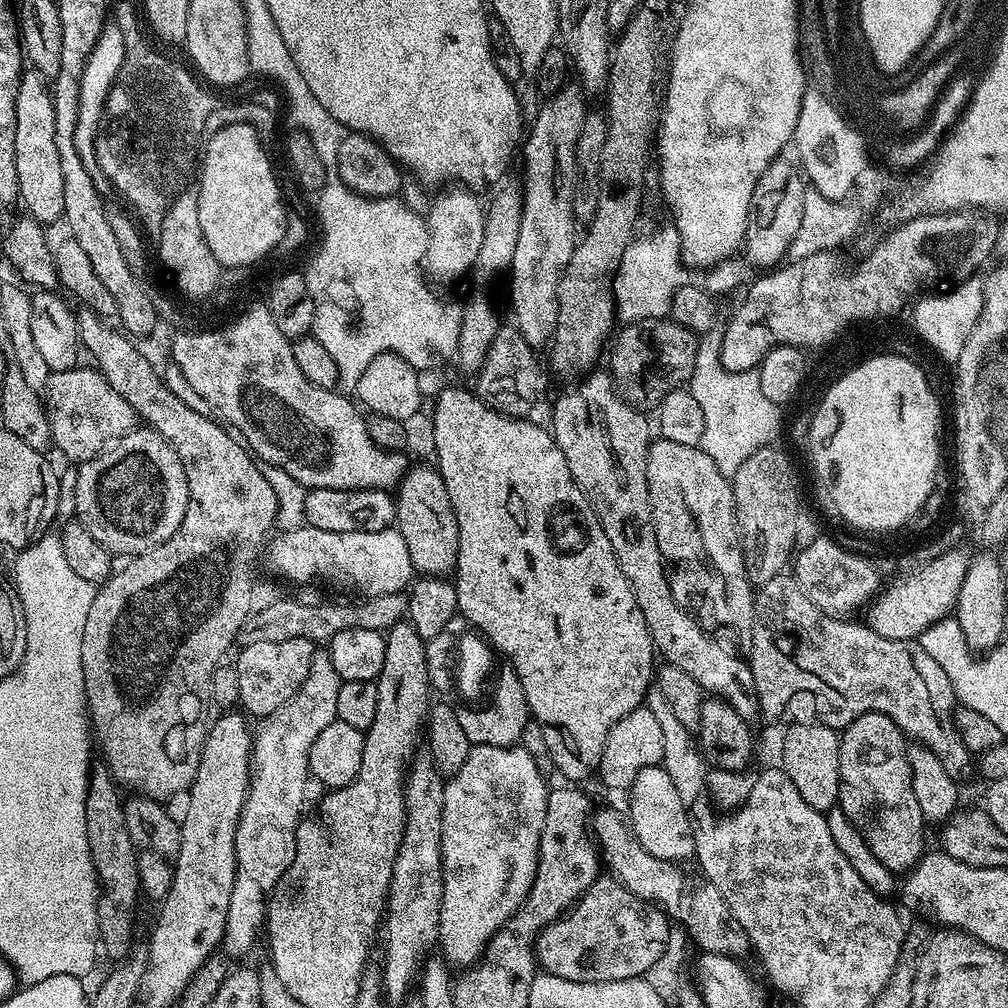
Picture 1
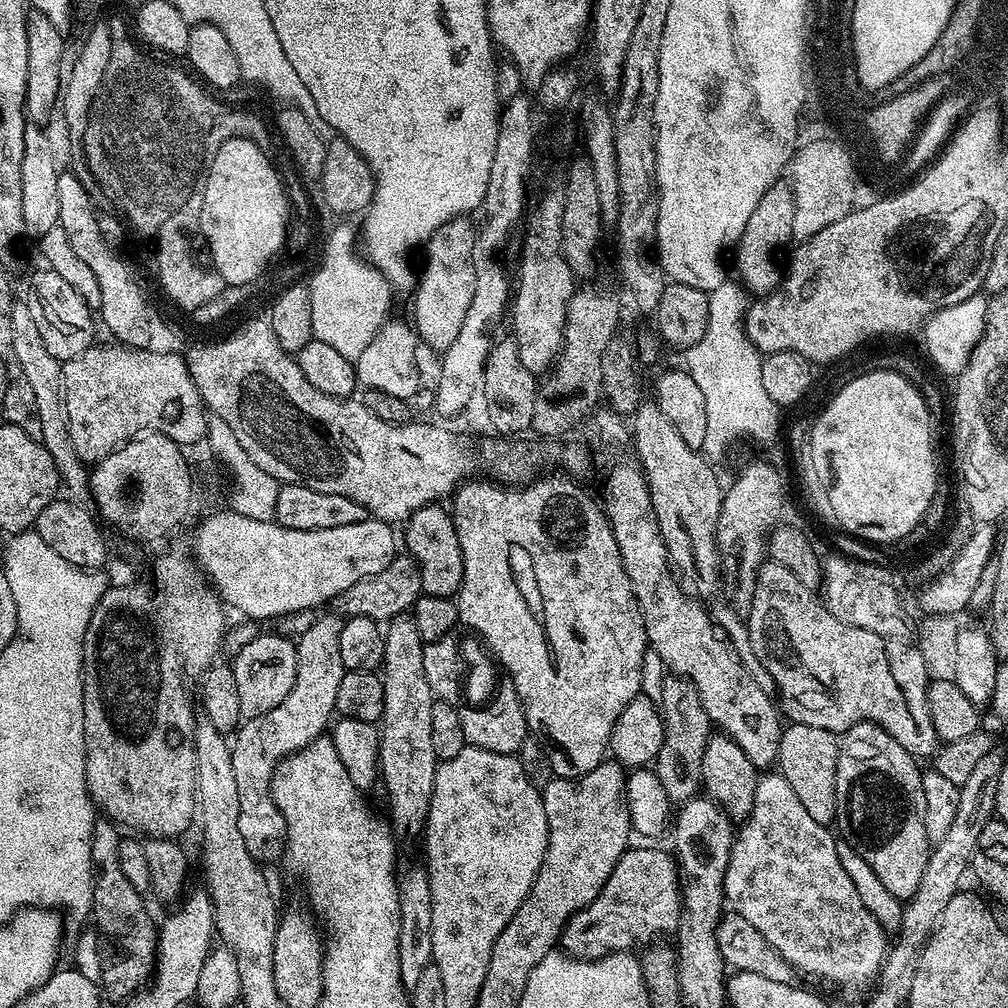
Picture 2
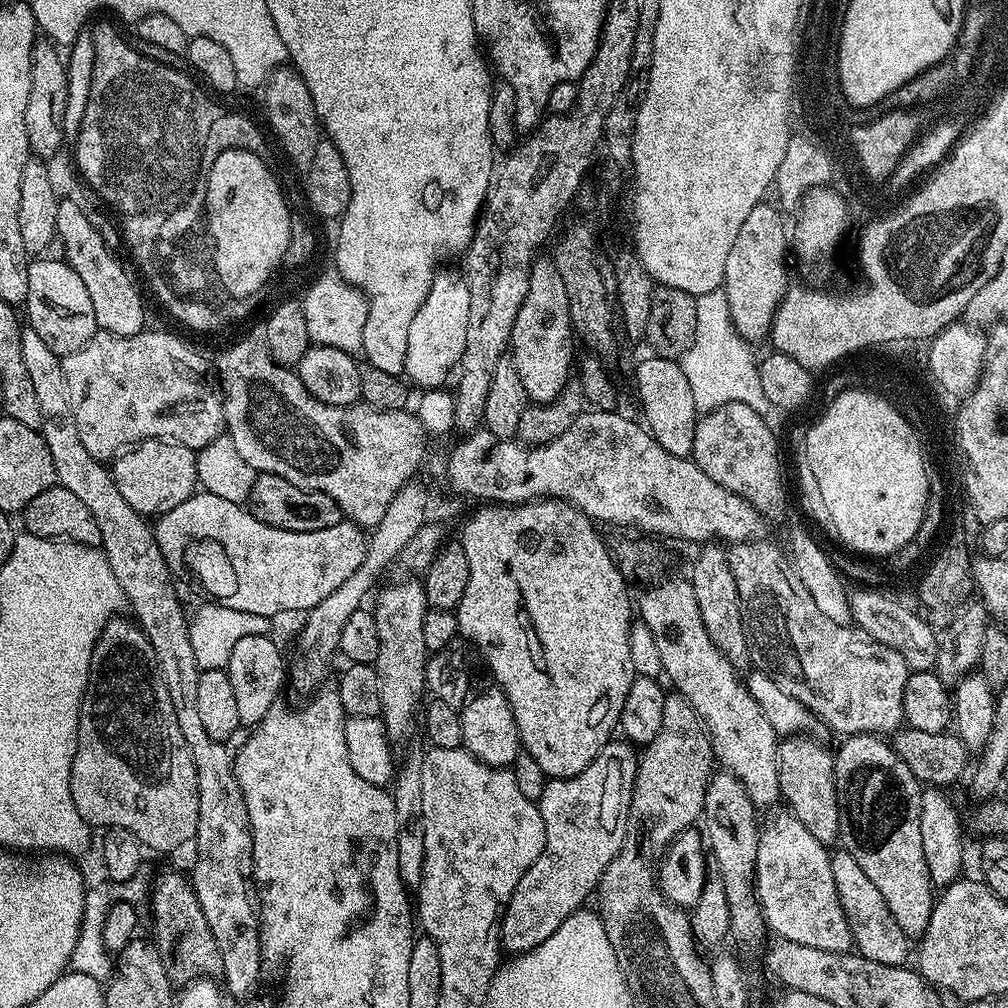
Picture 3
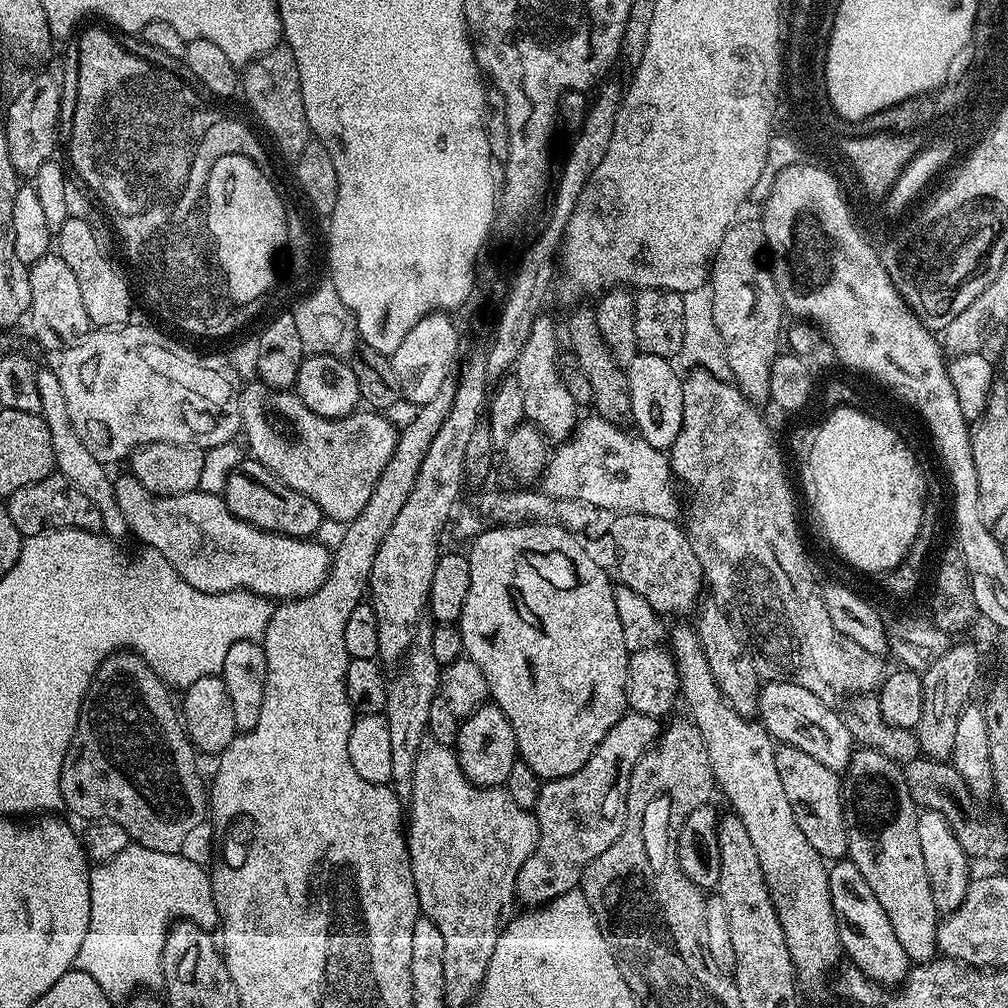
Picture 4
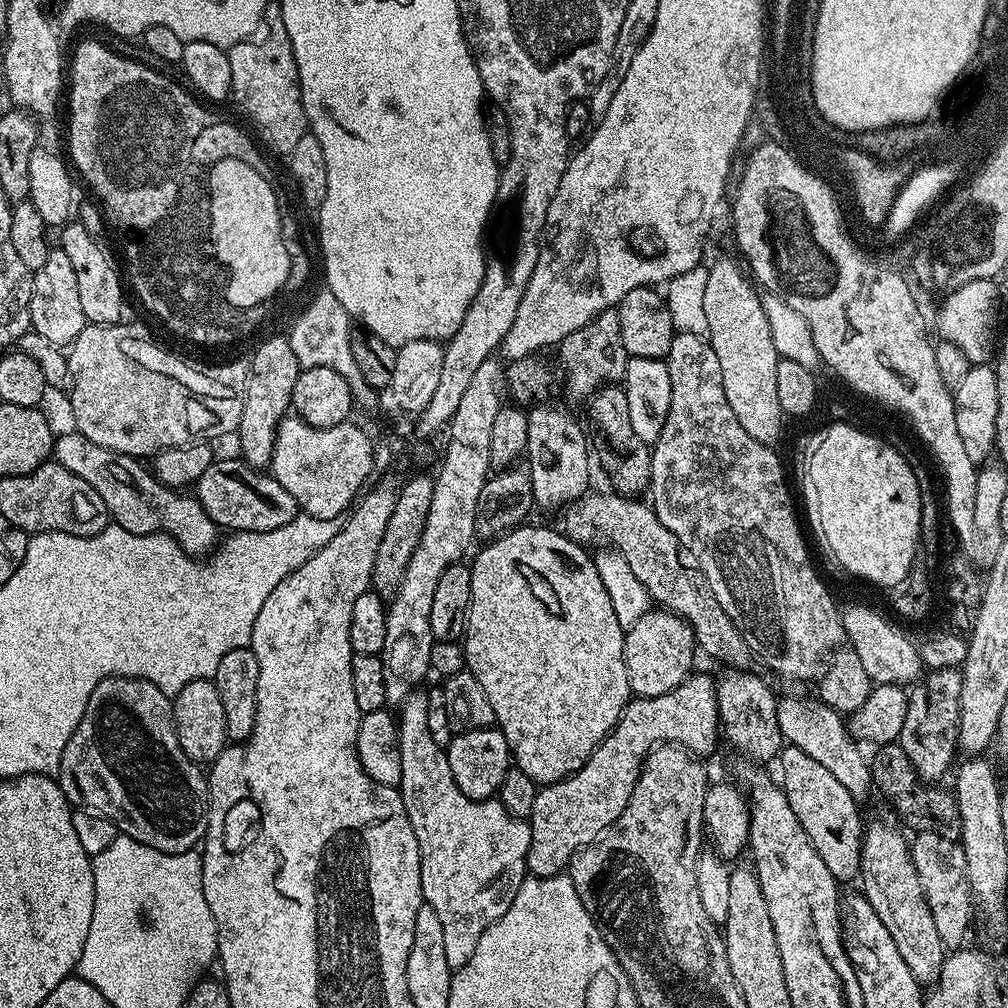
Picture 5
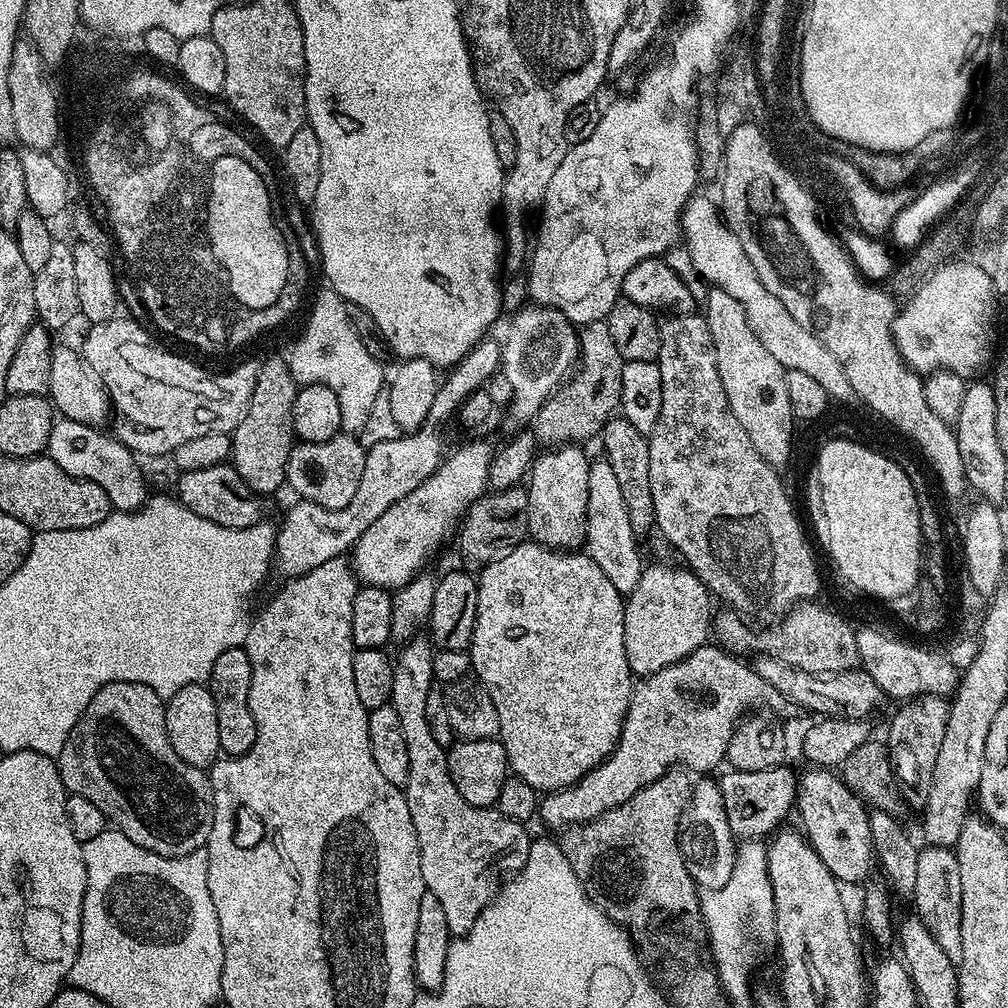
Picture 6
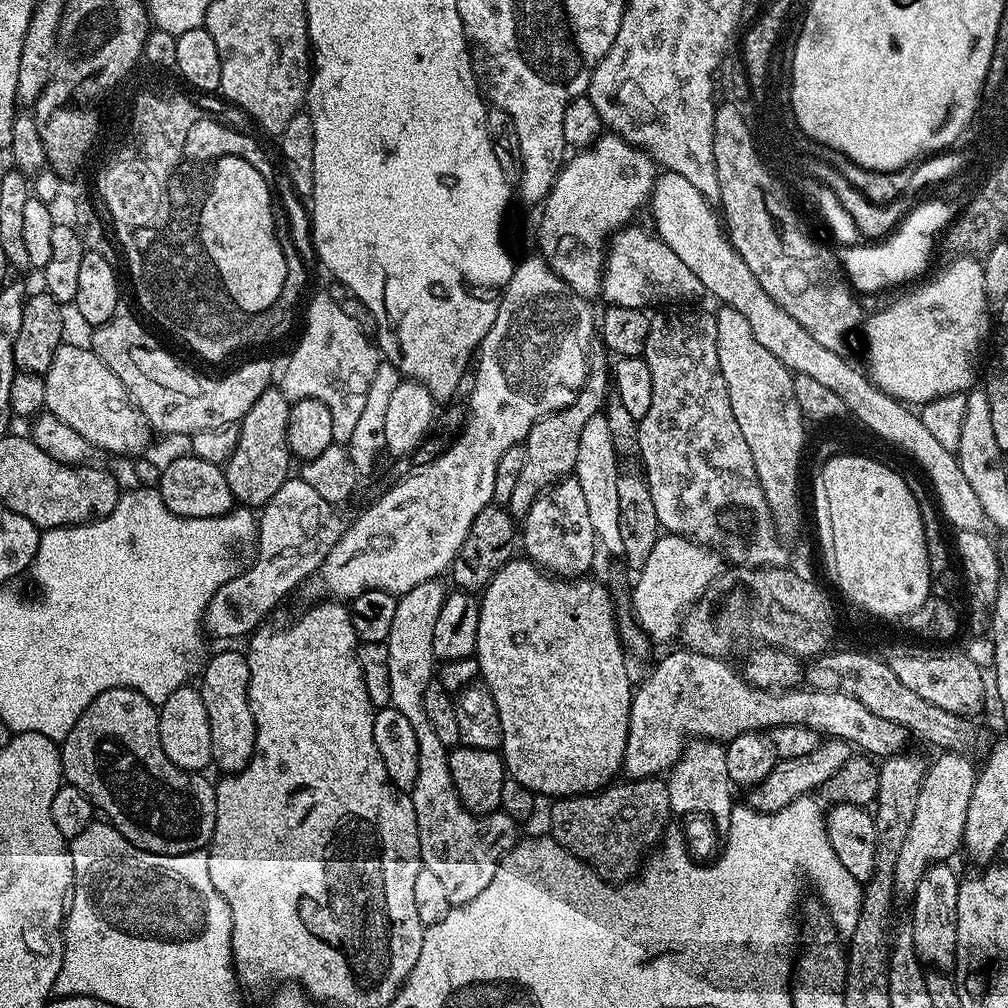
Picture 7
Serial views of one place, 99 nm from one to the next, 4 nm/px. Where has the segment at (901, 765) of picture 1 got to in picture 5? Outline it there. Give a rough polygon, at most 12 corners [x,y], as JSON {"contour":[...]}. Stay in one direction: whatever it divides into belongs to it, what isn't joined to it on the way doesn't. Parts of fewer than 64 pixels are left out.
{"contour":[[897,817],[864,829],[858,880],[910,974],[946,949]]}

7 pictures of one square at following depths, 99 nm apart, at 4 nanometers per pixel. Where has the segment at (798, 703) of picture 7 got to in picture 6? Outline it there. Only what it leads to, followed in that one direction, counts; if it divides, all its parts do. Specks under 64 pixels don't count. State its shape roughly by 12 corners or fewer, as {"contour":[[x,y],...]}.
{"contour":[[709,642],[632,689],[614,751],[545,795],[557,830],[683,766],[712,774],[753,710],[794,712]]}

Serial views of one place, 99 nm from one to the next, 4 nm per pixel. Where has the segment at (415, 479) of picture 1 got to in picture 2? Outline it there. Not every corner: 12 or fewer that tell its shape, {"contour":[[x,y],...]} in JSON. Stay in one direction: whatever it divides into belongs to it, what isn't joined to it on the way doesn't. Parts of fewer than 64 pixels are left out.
{"contour":[[447,507],[408,517],[425,596],[455,597],[464,559]]}

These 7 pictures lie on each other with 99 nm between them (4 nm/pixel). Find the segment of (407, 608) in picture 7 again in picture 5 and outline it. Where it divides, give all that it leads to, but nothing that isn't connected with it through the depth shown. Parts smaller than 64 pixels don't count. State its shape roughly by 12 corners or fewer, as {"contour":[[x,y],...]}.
{"contour":[[428,692],[398,708],[398,785],[446,962],[528,872],[532,825],[458,790]]}

